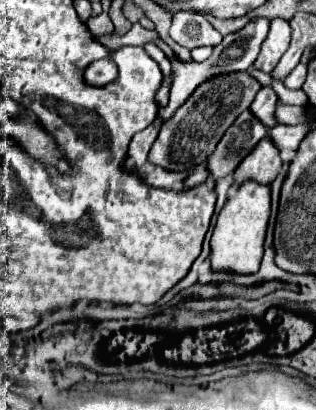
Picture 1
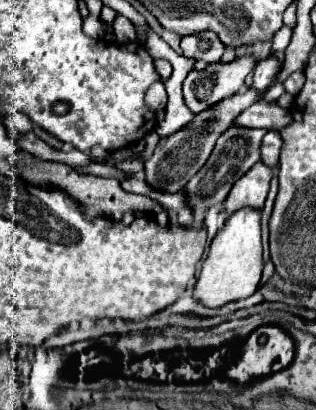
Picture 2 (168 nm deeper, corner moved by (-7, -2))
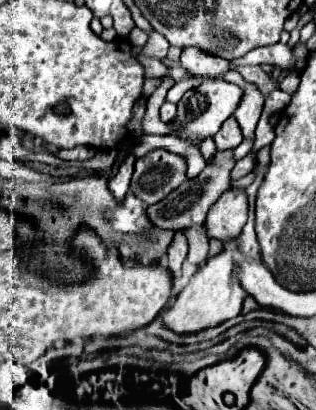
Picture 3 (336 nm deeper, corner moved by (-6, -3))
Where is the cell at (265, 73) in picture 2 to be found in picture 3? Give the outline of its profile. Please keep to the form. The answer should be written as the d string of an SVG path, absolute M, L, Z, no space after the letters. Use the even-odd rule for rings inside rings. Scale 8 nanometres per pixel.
M230 70L223 75L223 79L234 84L237 84L243 88L243 100L239 102L239 108L235 110L235 118L243 130L243 136L245 138L253 138L255 134L255 126L259 122L259 116L261 116L261 110L263 110L263 92L255 86L243 80L242 76L236 70Z

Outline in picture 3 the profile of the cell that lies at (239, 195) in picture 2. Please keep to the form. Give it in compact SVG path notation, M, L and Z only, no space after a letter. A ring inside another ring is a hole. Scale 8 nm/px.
M233 186L227 188L227 192L221 194L221 198L211 206L211 212L207 214L205 228L209 238L217 238L221 242L237 238L247 222L247 212L249 202L245 190Z

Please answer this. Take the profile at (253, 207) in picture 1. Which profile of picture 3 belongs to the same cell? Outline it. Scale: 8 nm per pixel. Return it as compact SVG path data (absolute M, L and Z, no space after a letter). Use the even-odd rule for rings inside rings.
M237 238L223 244L221 252L213 258L209 258L189 280L189 284L183 288L183 292L179 292L179 296L173 300L173 304L169 306L167 316L163 318L165 324L179 332L179 334L187 334L187 332L199 332L203 328L209 326L217 326L229 318L235 318L241 308L243 308L243 300L247 296L247 292L243 292L243 286L239 284L239 278L235 276L235 260L239 254L239 246L237 246Z

